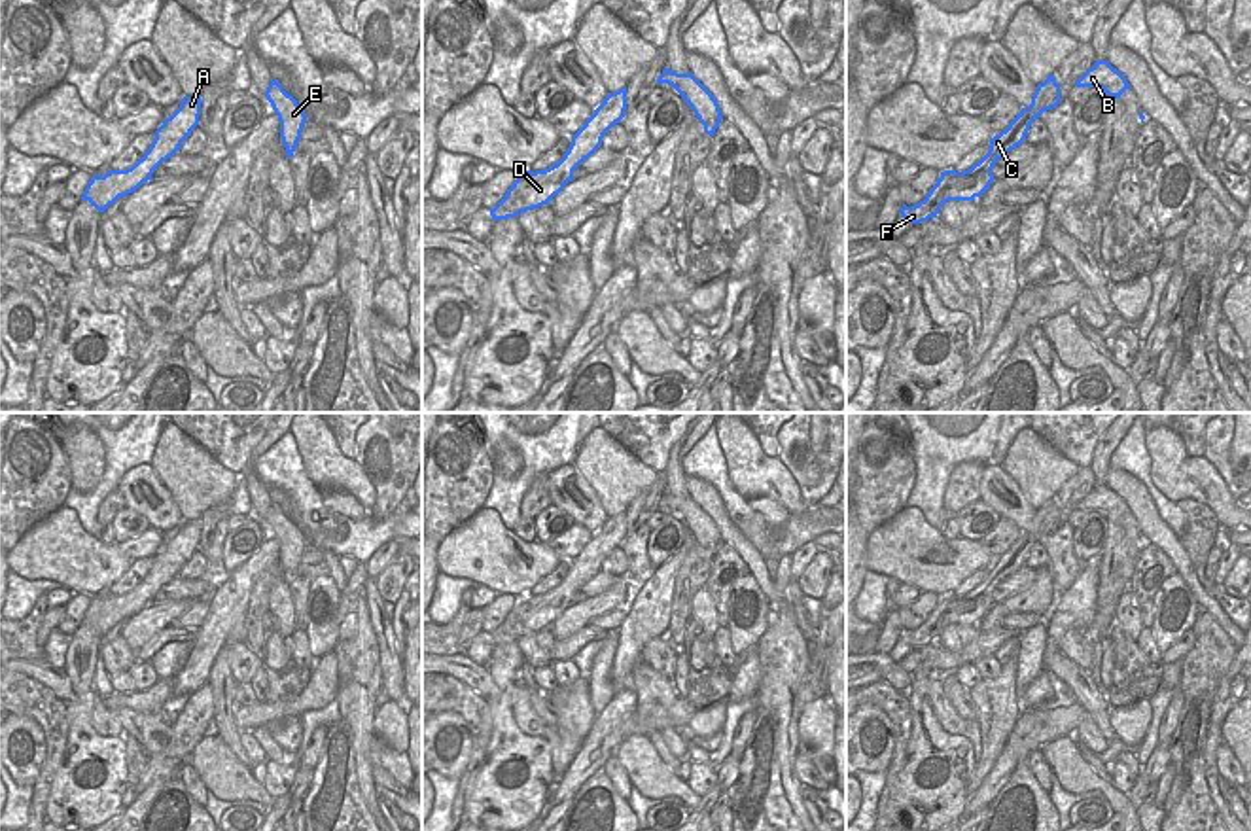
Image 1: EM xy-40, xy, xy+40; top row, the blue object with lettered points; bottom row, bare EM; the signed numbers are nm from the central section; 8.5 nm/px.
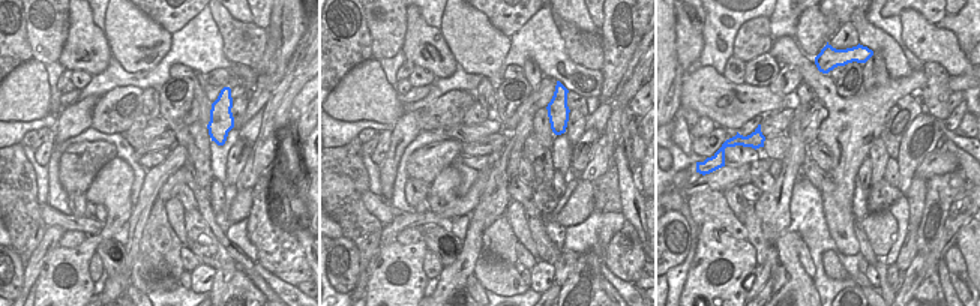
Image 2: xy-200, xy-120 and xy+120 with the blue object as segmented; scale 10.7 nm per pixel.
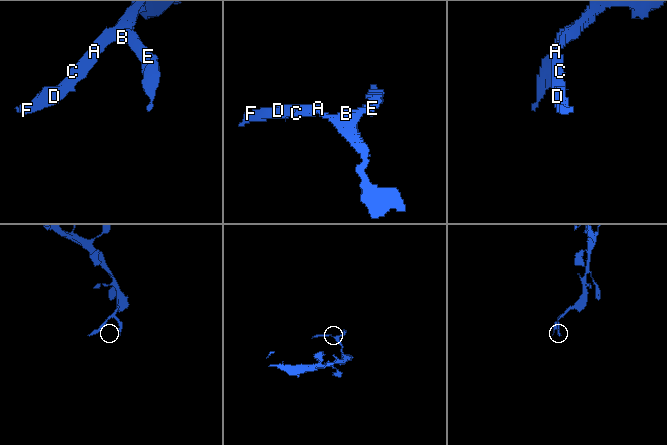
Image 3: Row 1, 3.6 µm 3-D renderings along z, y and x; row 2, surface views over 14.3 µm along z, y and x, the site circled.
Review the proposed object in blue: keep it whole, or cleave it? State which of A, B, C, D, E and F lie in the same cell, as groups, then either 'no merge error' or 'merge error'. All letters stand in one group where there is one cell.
A B C D E F | no merge error

